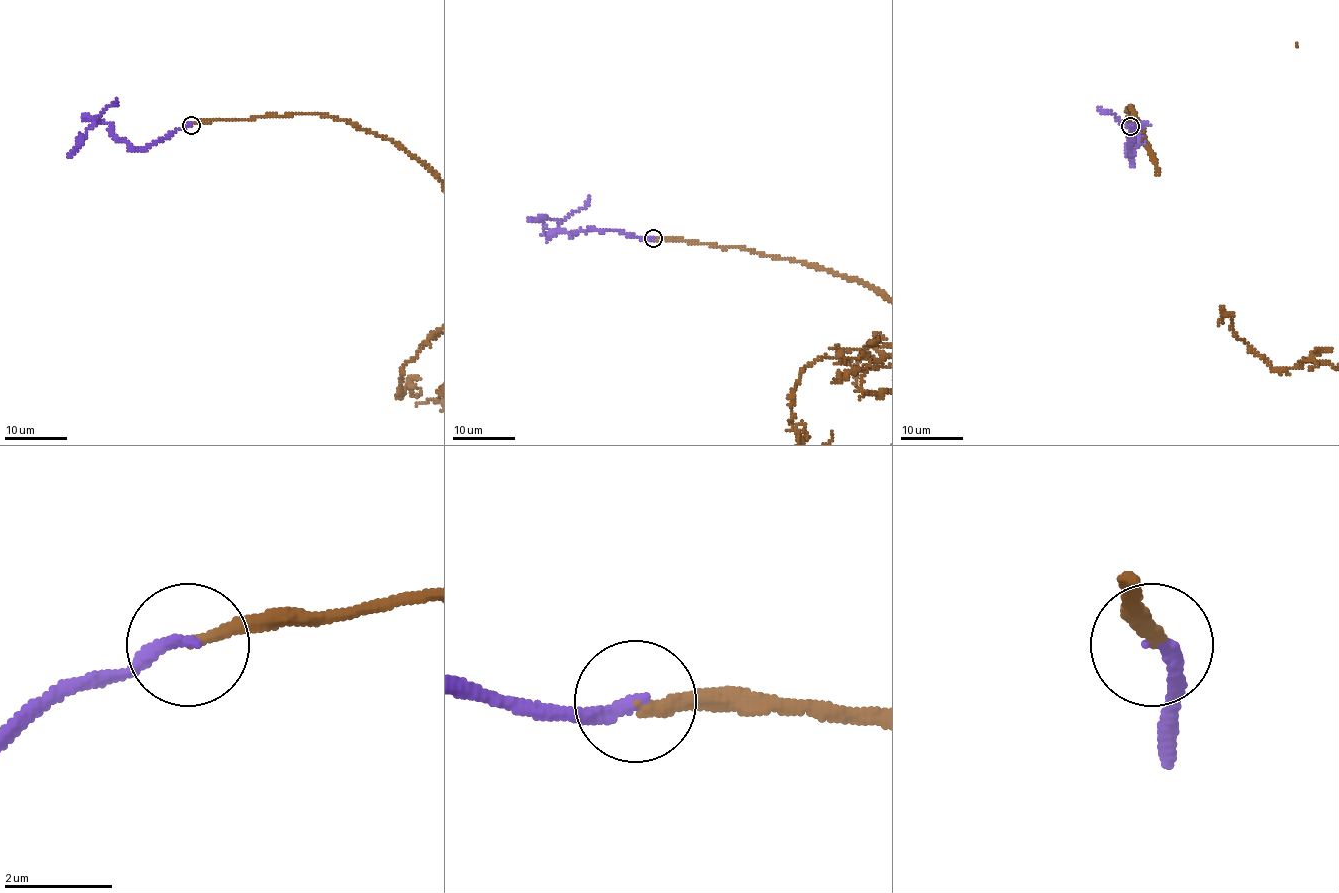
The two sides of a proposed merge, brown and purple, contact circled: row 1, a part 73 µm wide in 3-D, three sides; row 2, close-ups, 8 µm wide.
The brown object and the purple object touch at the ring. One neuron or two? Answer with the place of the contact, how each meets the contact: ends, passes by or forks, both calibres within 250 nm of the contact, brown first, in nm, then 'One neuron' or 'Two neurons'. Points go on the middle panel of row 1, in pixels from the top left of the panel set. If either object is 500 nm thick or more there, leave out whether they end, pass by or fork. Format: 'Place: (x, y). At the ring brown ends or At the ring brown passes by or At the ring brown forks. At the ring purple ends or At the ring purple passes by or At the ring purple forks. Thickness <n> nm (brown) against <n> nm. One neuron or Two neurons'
Place: (653, 238). At the ring brown ends. At the ring purple ends. Thickness 200 nm (brown) against 240 nm. One neuron

